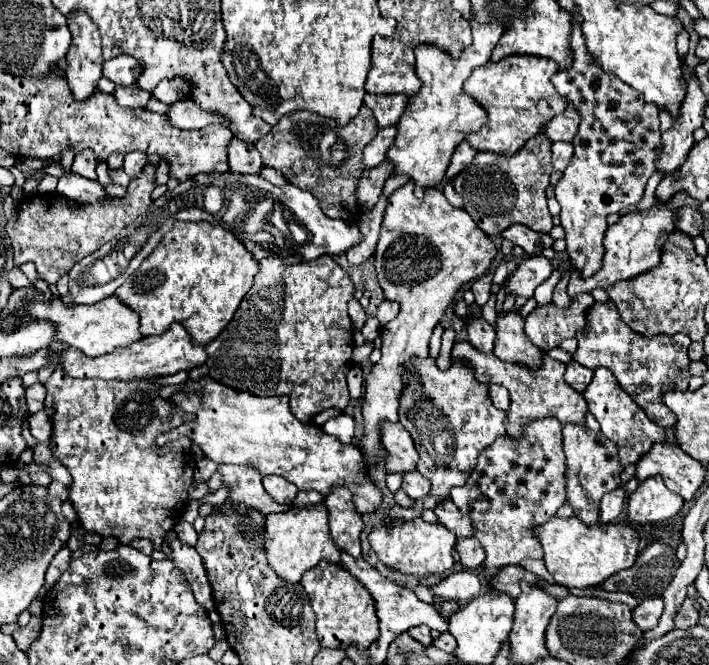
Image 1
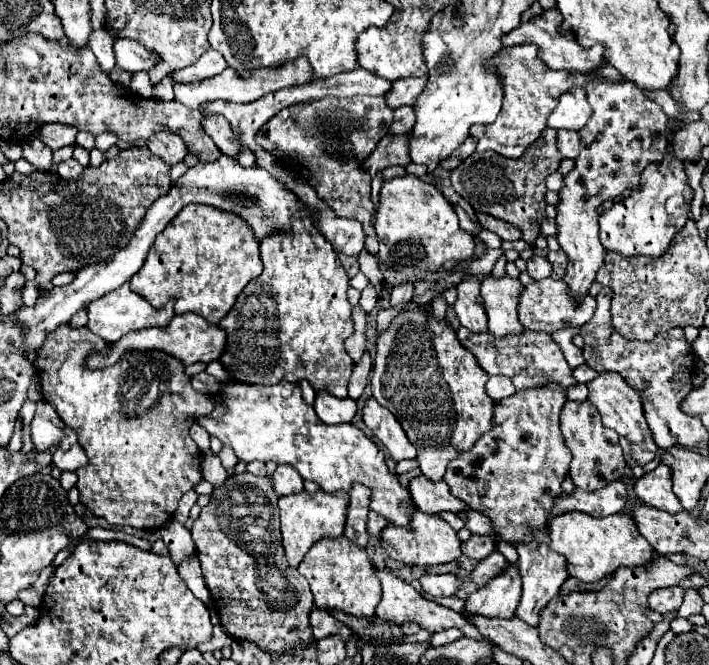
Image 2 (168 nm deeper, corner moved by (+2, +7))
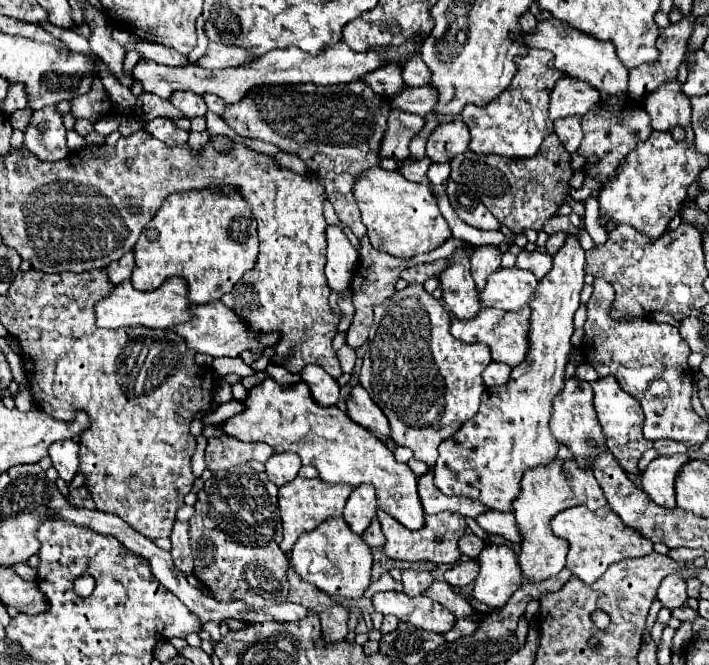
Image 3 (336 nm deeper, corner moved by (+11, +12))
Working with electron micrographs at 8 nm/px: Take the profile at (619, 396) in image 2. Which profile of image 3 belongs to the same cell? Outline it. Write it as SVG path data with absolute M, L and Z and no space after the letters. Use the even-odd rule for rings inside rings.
M614 376L600 378L600 380L592 382L592 390L594 390L594 410L598 414L598 422L602 426L604 436L606 436L608 450L614 454L614 458L618 460L618 464L624 468L626 474L636 476L638 474L638 460L654 444L642 436L644 412L640 408L640 402L636 398L632 398L630 394L626 394L624 390L620 390Z

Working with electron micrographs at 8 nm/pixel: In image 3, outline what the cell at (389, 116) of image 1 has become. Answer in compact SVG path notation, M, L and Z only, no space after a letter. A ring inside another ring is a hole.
M416 54L414 58L410 58L404 66L402 66L402 76L404 82L410 86L424 86L430 82L430 68L424 64L424 60L420 60L420 54Z

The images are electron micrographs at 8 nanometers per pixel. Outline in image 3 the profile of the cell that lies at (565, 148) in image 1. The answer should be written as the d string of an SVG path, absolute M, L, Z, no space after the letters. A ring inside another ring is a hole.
M568 116L564 120L554 122L554 132L562 140L568 152L576 152L580 146L580 140L584 138L582 132L582 116Z

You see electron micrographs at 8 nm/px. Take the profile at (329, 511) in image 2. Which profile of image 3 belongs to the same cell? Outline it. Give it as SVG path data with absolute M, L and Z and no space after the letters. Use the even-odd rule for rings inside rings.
M296 476L292 482L282 484L280 492L278 492L278 506L280 506L280 518L282 518L282 526L284 526L284 540L280 544L282 552L290 552L294 542L304 534L314 530L320 522L324 522L326 518L336 518L342 516L344 504L350 496L354 488L352 486L342 486L342 484L328 484L320 478L300 478Z

